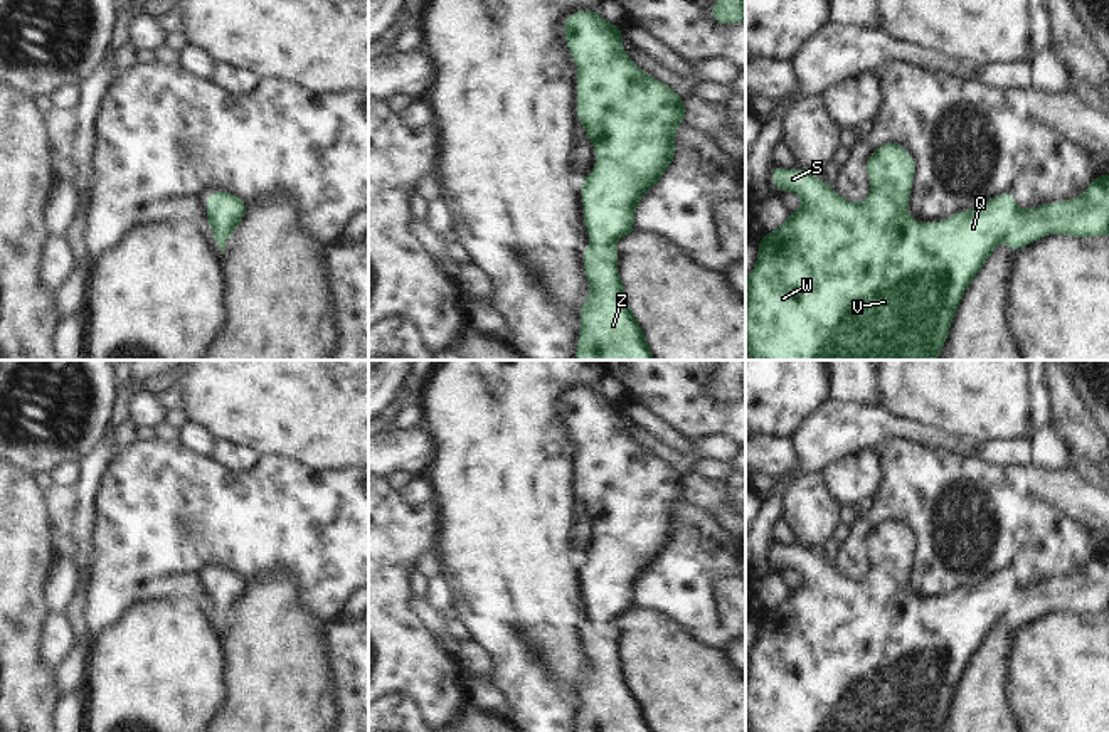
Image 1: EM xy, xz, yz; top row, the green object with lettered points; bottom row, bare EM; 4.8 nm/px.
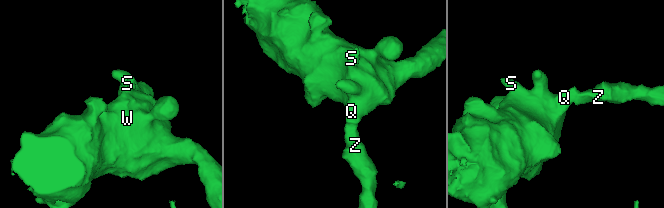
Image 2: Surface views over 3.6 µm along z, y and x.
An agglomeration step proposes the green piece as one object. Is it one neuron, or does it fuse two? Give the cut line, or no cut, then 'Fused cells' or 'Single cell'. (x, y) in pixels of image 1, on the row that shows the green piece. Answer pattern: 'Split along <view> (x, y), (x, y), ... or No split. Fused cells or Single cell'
No split. Single cell

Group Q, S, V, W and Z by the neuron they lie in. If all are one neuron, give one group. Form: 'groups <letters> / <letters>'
groups Q S V W Z

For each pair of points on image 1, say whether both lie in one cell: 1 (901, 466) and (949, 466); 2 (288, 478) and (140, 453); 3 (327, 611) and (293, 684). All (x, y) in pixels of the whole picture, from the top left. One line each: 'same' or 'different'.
1: same
2: same
3: different

